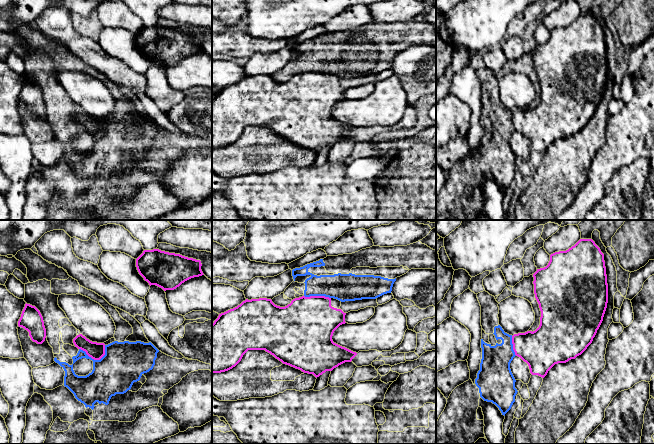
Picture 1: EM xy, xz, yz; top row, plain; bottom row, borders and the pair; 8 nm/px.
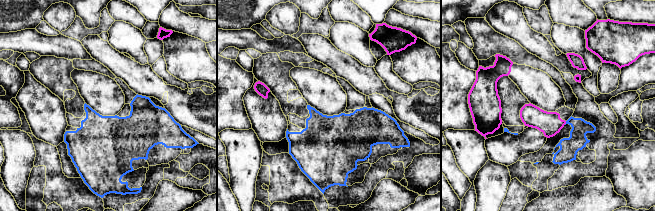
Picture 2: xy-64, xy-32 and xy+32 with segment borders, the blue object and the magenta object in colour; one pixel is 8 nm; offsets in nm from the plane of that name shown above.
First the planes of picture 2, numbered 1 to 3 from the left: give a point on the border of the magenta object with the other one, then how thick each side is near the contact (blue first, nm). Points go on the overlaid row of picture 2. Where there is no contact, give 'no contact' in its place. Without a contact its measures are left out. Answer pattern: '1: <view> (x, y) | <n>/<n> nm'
1: no contact
2: no contact
3: xy+32 (566, 123) | 150/190 nm

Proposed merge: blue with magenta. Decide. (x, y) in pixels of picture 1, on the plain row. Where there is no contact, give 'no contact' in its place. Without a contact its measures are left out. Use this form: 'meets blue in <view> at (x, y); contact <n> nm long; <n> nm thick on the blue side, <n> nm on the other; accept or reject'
meets blue in xy at (91, 134); contact 220 nm long; 320 nm thick on the blue side, 140 nm on the other; reject

